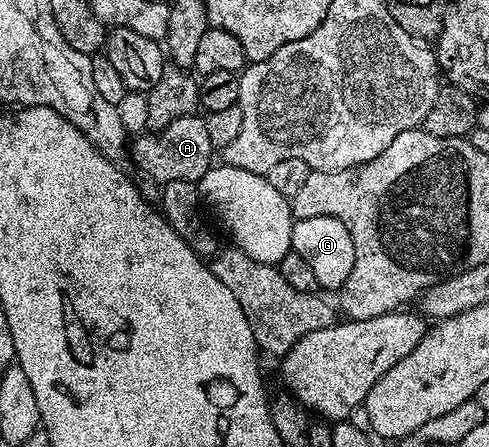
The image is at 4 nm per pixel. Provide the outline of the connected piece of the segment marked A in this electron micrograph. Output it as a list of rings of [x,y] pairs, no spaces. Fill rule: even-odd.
[[[199,114],[178,117],[170,125],[153,130],[152,135],[144,135],[130,147],[131,162],[136,162],[145,171],[147,178],[157,185],[170,181],[190,181],[197,184],[200,178],[213,166],[214,148],[210,145],[210,136],[206,121]]]

